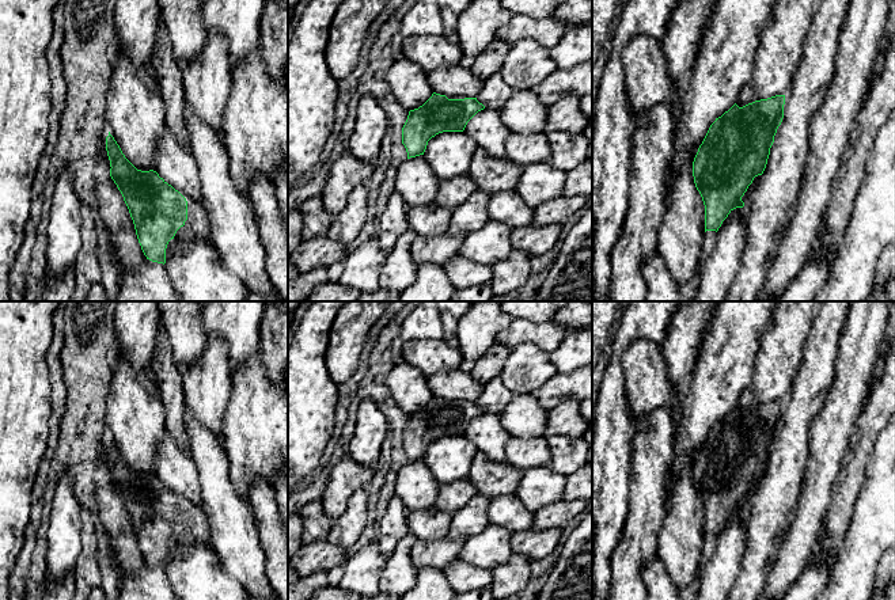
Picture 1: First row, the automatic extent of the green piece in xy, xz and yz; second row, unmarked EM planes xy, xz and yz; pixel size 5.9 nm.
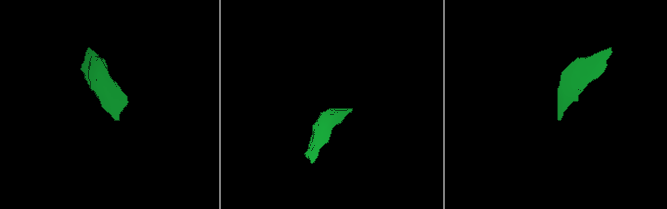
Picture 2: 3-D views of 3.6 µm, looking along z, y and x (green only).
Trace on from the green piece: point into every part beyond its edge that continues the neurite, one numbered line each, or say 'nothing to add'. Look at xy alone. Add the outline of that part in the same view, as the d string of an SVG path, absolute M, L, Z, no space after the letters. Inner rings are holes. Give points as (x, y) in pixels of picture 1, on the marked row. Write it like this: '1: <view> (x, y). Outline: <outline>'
1: xy (197, 226). Outline: M190 198L187 201L187 220L181 227L175 236L168 242L166 248L166 259L174 250L183 250L189 247L196 239L202 239L206 243L212 243L209 220L202 204L194 202Z

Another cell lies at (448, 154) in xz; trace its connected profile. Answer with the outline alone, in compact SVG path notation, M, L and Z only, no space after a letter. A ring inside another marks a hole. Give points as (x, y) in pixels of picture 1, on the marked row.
M443 132L428 141L424 157L439 181L467 175L478 148L464 132Z

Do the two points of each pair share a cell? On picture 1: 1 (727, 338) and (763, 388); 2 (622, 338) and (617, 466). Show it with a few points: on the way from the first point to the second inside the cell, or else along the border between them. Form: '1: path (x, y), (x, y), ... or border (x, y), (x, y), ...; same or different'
1: border (761, 342), (754, 363), (754, 373), (738, 401); different
2: path (615, 369), (614, 435); same

